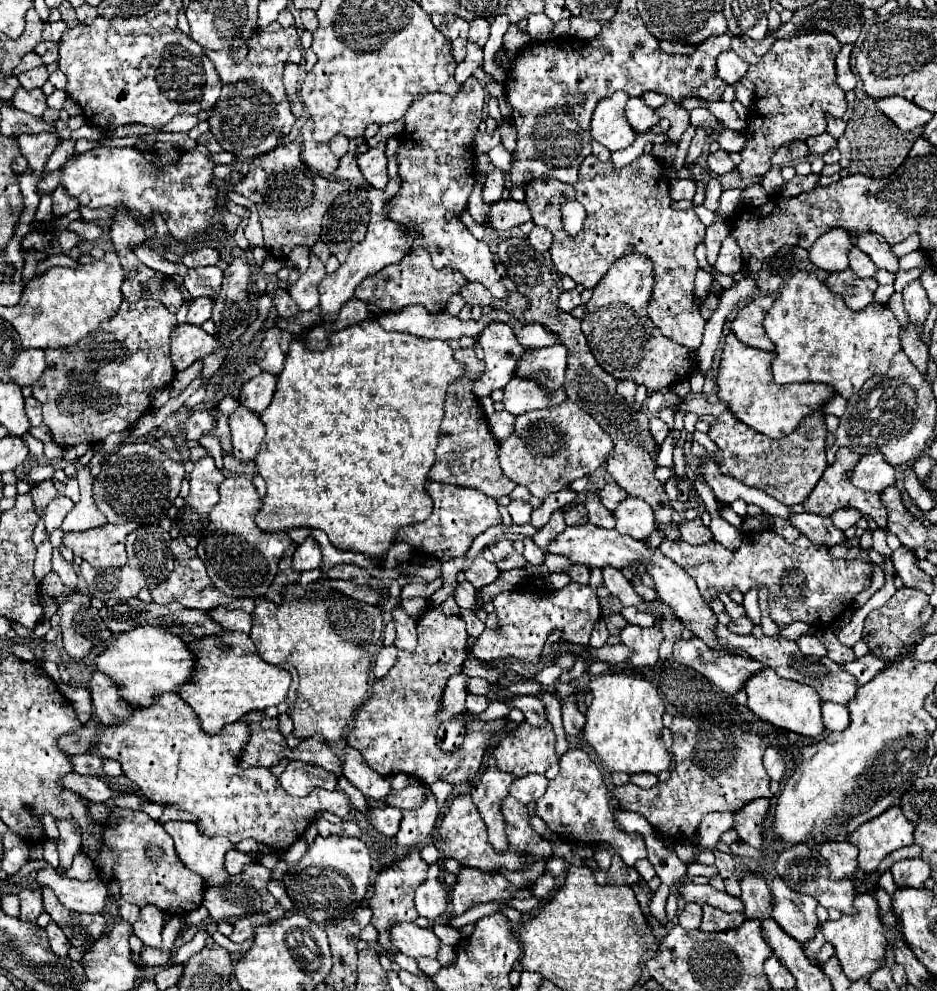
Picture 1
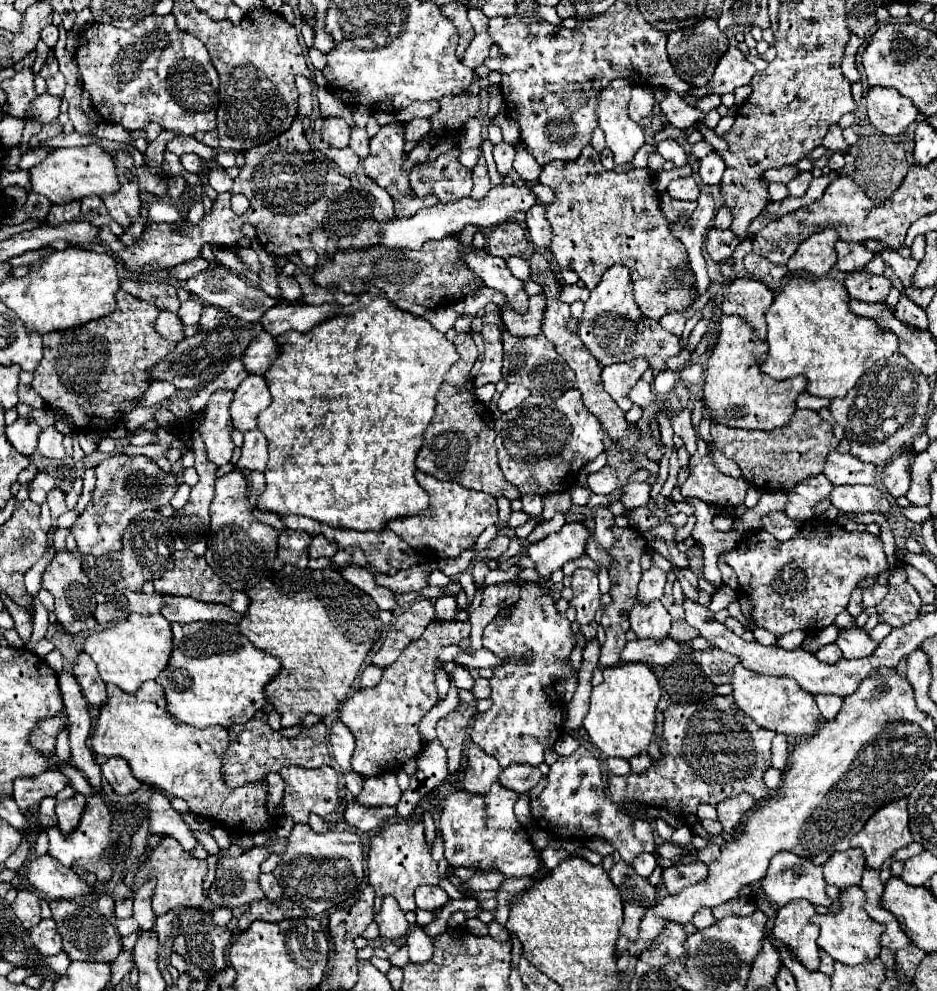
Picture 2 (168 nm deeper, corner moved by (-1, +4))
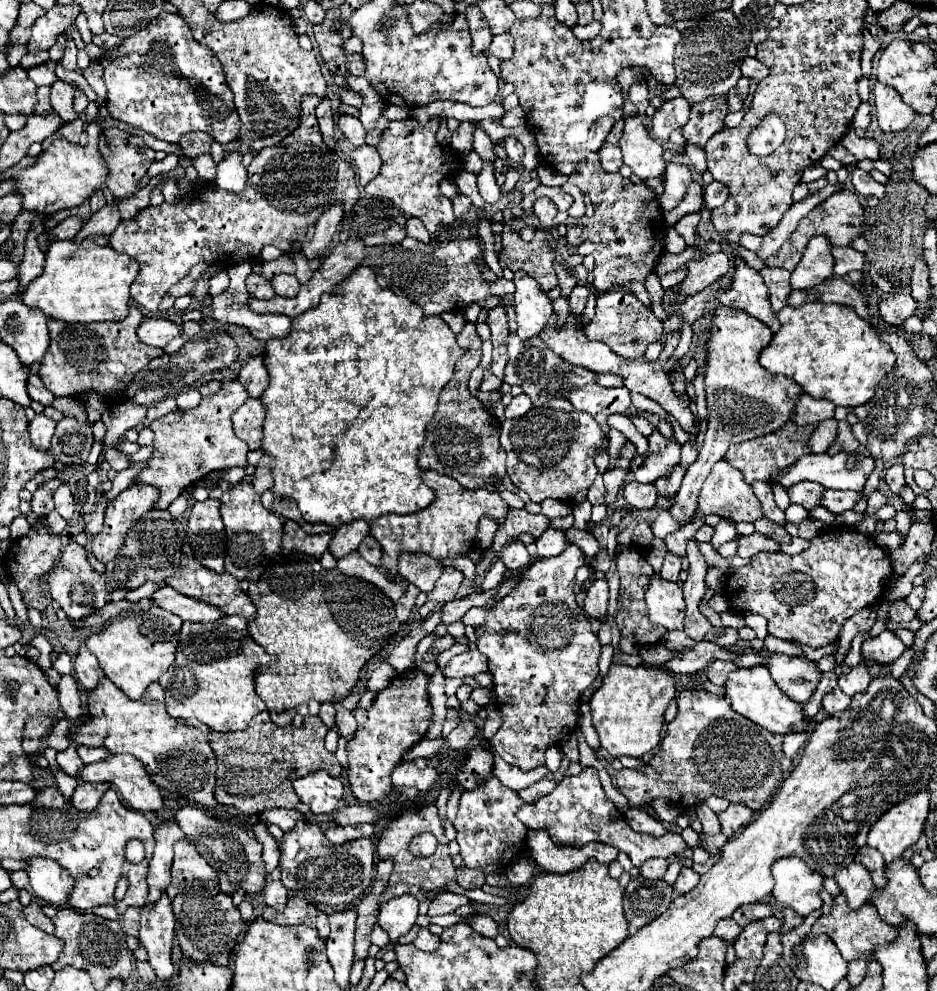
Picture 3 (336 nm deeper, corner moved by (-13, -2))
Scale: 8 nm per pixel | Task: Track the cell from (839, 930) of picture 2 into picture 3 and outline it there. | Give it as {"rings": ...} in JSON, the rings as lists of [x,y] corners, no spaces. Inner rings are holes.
{"rings":[[[841,893],[837,897],[833,897],[833,909],[829,915],[821,915],[809,933],[810,937],[818,936],[826,933],[831,937],[831,941],[837,945],[841,957],[845,961],[855,961],[855,959],[867,959],[873,957],[873,951],[877,945],[889,945],[891,941],[895,941],[899,929],[893,925],[887,925],[879,915],[875,905],[865,903],[859,909],[849,909],[847,905],[847,897]]]}

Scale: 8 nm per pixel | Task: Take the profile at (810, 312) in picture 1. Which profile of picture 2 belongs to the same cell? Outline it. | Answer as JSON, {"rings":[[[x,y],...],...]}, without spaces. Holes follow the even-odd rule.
{"rings":[[[793,277],[785,283],[773,305],[767,311],[767,343],[769,357],[759,363],[773,379],[789,379],[803,375],[807,379],[807,391],[815,397],[843,397],[857,379],[879,359],[887,359],[897,351],[897,337],[893,333],[881,333],[875,321],[857,317],[849,311],[847,289],[827,277],[809,279]]]}

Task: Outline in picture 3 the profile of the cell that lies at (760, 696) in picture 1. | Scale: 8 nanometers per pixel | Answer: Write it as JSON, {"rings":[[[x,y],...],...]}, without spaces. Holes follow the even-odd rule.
{"rings":[[[761,665],[751,667],[751,669],[737,669],[735,673],[729,675],[725,689],[727,689],[727,695],[731,697],[731,705],[737,713],[745,715],[747,719],[765,727],[771,733],[779,733],[779,735],[787,735],[791,731],[793,733],[807,733],[811,727],[805,717],[803,703],[797,703],[791,697],[787,697],[785,693],[781,693],[781,689],[771,679],[767,669],[763,669]]]}

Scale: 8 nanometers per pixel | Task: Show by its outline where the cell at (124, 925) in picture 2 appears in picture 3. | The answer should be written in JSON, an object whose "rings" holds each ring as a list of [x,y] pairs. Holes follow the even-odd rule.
{"rings":[[[127,907],[127,911],[121,915],[121,923],[127,935],[137,937],[139,935],[139,911],[137,907]]]}

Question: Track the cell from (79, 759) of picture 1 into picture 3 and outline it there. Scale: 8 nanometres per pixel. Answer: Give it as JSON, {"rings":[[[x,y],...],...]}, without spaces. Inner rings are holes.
{"rings":[[[63,675],[57,685],[57,691],[59,691],[61,709],[67,715],[67,719],[71,723],[79,723],[79,719],[81,719],[81,693],[79,693],[77,681],[71,675]]]}

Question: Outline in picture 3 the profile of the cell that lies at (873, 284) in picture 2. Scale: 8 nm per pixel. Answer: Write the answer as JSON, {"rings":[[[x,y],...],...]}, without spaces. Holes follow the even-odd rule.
{"rings":[[[891,295],[891,297],[881,297],[879,299],[879,313],[883,321],[889,325],[903,325],[909,315],[913,315],[917,303],[911,295]]]}

